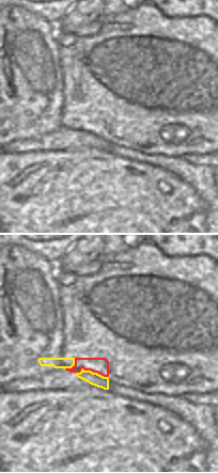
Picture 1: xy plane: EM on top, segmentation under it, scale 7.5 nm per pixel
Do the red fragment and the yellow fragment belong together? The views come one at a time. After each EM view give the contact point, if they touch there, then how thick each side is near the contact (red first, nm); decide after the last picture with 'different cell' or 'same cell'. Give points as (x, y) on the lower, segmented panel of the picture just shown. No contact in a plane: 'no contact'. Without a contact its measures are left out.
contact (92, 371); calibres 130 and 100 nm

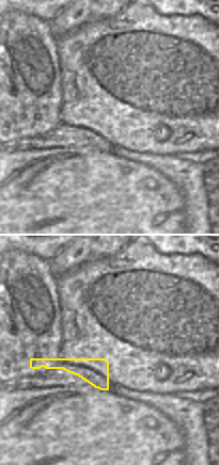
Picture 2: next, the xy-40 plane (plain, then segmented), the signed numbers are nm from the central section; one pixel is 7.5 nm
no contact

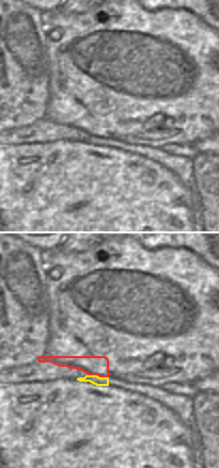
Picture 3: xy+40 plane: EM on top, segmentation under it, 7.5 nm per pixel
contact (98, 375); calibres 150 and 70 nm

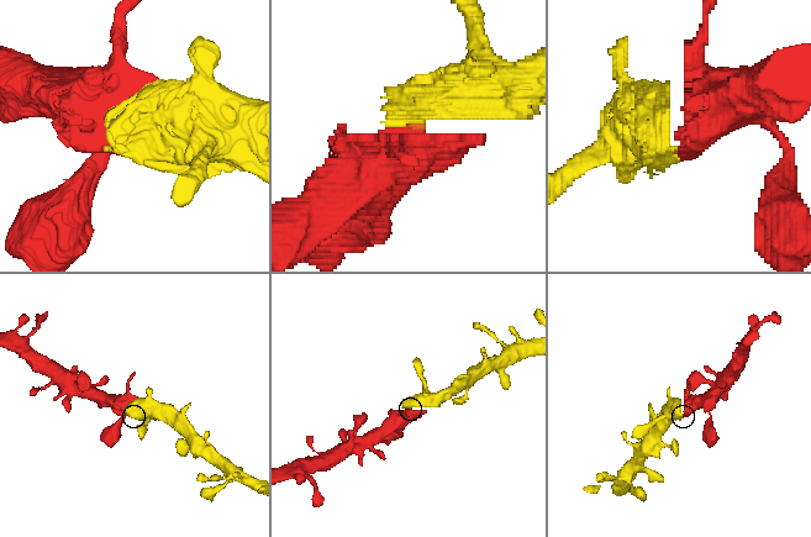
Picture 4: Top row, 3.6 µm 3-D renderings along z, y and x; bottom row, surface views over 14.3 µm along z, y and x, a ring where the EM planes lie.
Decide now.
same cell

